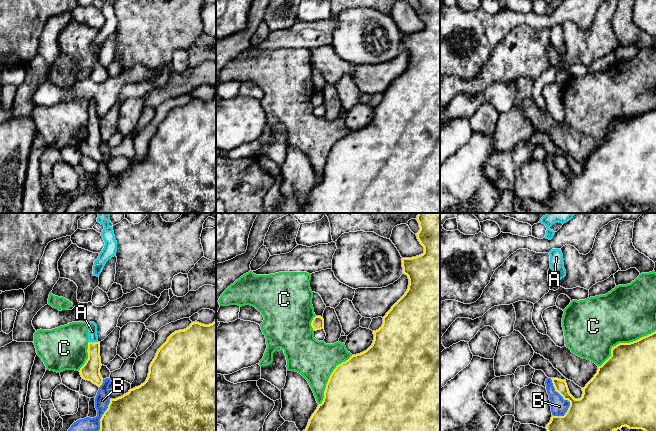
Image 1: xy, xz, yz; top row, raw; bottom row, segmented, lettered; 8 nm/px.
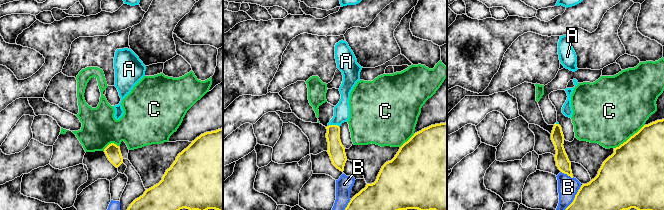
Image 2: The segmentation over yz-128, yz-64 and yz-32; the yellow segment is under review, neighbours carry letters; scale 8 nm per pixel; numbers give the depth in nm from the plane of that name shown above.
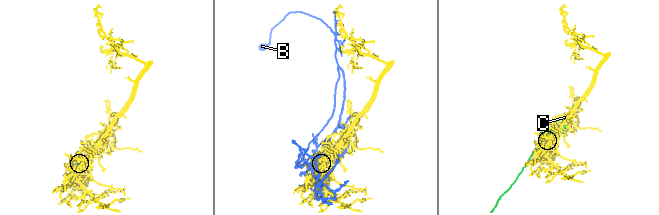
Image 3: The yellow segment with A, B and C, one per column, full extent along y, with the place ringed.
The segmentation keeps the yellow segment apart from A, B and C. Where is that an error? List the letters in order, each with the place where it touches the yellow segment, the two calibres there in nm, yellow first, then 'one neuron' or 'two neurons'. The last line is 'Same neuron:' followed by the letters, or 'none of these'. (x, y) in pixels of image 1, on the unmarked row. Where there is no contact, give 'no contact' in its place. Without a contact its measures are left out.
A: xy (93, 118) | 150/80 nm | one neuron
B: yz (563, 174) | 340/140 nm | two neurons
C: yz (624, 119) | 420/460 nm | two neurons
Same neuron: A

